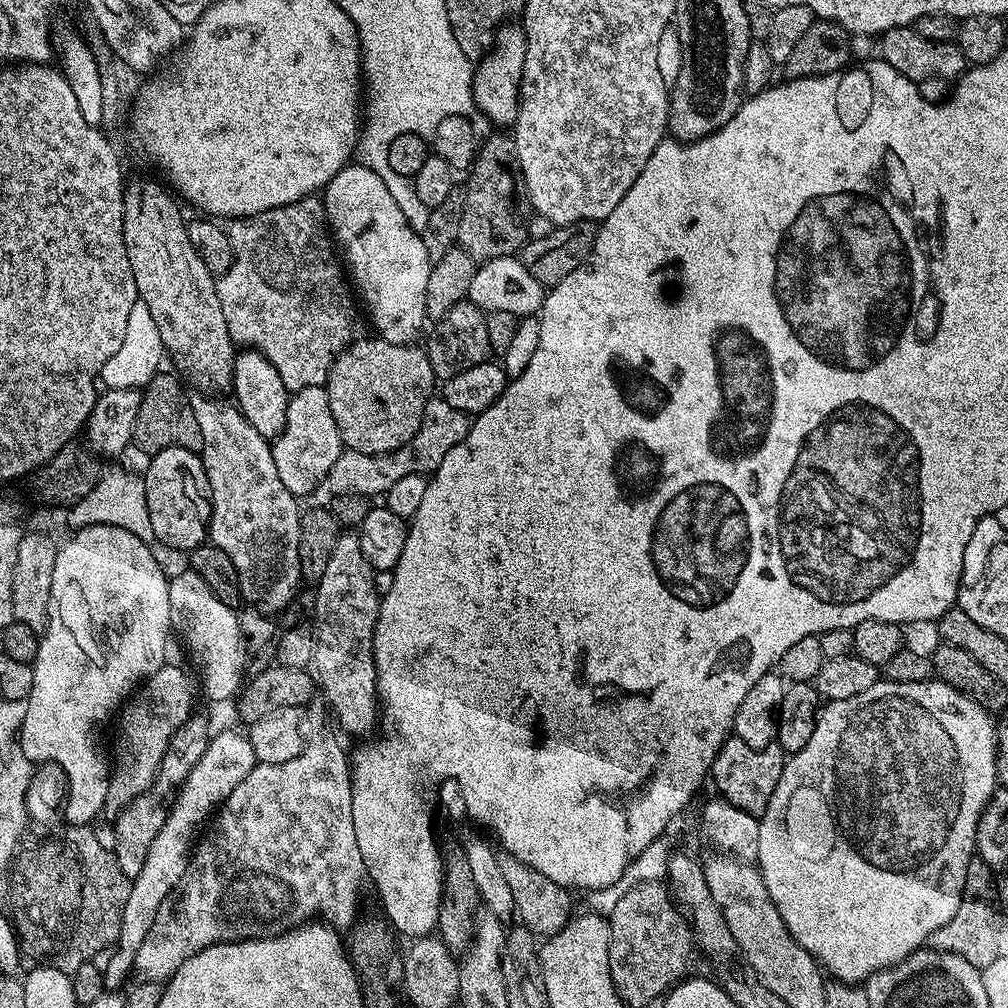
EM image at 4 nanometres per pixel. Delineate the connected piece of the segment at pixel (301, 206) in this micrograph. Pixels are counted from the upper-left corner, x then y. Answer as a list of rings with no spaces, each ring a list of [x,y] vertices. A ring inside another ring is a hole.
[[[315,195],[303,196],[298,202],[290,202],[287,206],[278,206],[274,210],[266,210],[262,214],[242,216],[233,219],[229,224],[232,225],[227,225],[226,231],[232,243],[232,265],[228,272],[223,273],[217,279],[216,289],[218,290],[218,302],[222,302],[222,314],[226,314],[226,326],[230,330],[230,338],[233,344],[243,346],[248,350],[255,349],[255,351],[262,353],[270,364],[274,366],[274,370],[278,370],[278,378],[282,378],[282,382],[287,386],[289,393],[302,390],[306,386],[327,385],[332,363],[348,349],[348,345],[352,343],[357,335],[357,301],[354,299],[353,289],[346,279],[345,269],[338,259],[338,252],[334,247],[333,237],[330,235],[328,217],[324,214],[323,199],[317,198]]]

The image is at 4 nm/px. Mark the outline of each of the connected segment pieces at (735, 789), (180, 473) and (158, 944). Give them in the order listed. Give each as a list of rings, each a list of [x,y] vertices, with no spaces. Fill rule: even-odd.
[[[732,734],[724,741],[714,758],[710,780],[711,783],[716,783],[719,795],[728,803],[758,818],[766,810],[766,806],[770,806],[770,794],[774,794],[774,786],[778,786],[778,778],[782,778],[785,763],[786,753],[779,743],[755,748]]]
[[[173,446],[163,448],[149,460],[152,461],[142,477],[155,539],[168,548],[197,548],[209,539],[212,523],[212,495],[203,459],[197,453]]]
[[[308,728],[304,733],[304,748],[298,758],[290,758],[290,762],[277,764],[262,764],[257,762],[254,770],[234,786],[234,790],[227,796],[215,813],[216,825],[208,837],[201,839],[195,845],[188,861],[188,872],[175,893],[174,899],[167,907],[158,910],[158,918],[154,918],[154,926],[150,926],[150,934],[146,934],[146,942],[138,946],[134,954],[132,967],[135,979],[145,984],[159,984],[172,979],[172,976],[182,966],[182,962],[189,960],[196,952],[209,948],[215,944],[230,944],[238,940],[263,940],[265,936],[281,936],[284,932],[300,927],[311,921],[321,912],[323,919],[337,930],[348,930],[358,919],[356,913],[356,891],[366,884],[366,873],[362,862],[362,850],[358,850],[358,838],[354,834],[354,814],[352,813],[352,765],[349,753],[324,728]]]

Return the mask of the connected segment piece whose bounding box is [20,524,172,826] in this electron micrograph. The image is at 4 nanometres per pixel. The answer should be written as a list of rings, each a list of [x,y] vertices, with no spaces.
[[[98,524],[98,525],[90,525],[85,528],[75,529],[71,533],[72,537],[69,538],[65,544],[61,543],[56,550],[56,561],[54,562],[54,574],[52,575],[52,585],[50,586],[50,606],[48,607],[48,625],[46,626],[46,630],[40,636],[40,645],[38,646],[38,654],[36,655],[36,659],[32,664],[32,669],[34,670],[34,686],[32,687],[32,692],[28,696],[28,709],[26,710],[26,718],[22,722],[22,726],[20,727],[20,745],[22,746],[22,754],[26,754],[26,758],[31,760],[33,765],[41,766],[44,762],[47,761],[48,758],[59,758],[61,764],[64,764],[63,770],[65,770],[66,778],[68,779],[68,793],[67,800],[64,802],[62,809],[63,819],[68,819],[67,823],[72,826],[88,826],[93,822],[92,819],[95,818],[96,815],[101,815],[104,812],[104,803],[106,802],[106,790],[108,789],[108,773],[110,771],[110,756],[106,751],[106,744],[104,748],[104,744],[100,741],[100,724],[104,724],[108,719],[115,717],[117,715],[118,709],[127,701],[128,697],[132,695],[133,692],[136,691],[137,687],[144,683],[145,680],[148,679],[149,676],[152,676],[157,670],[162,667],[162,665],[166,662],[166,657],[164,656],[168,652],[168,636],[170,637],[170,633],[172,632],[172,619],[170,618],[170,586],[168,585],[169,577],[167,575],[164,576],[164,572],[160,569],[160,564],[156,561],[156,556],[151,552],[149,545],[139,540],[135,536],[135,534],[131,531],[129,527],[120,527],[116,524]]]

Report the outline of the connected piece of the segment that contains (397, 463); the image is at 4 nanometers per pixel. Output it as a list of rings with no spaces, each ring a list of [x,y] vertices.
[[[433,395],[432,399],[426,402],[426,410],[422,414],[422,426],[418,426],[418,434],[414,434],[414,438],[410,438],[406,446],[381,456],[345,450],[340,453],[338,462],[334,462],[330,474],[324,479],[323,487],[329,488],[333,497],[347,492],[367,498],[383,497],[390,490],[390,486],[394,486],[398,478],[406,478],[406,474],[435,472],[442,458],[446,458],[446,454],[450,454],[450,450],[454,450],[454,446],[458,446],[458,442],[466,438],[469,427],[469,413],[450,406],[450,402],[446,402],[443,395]]]

